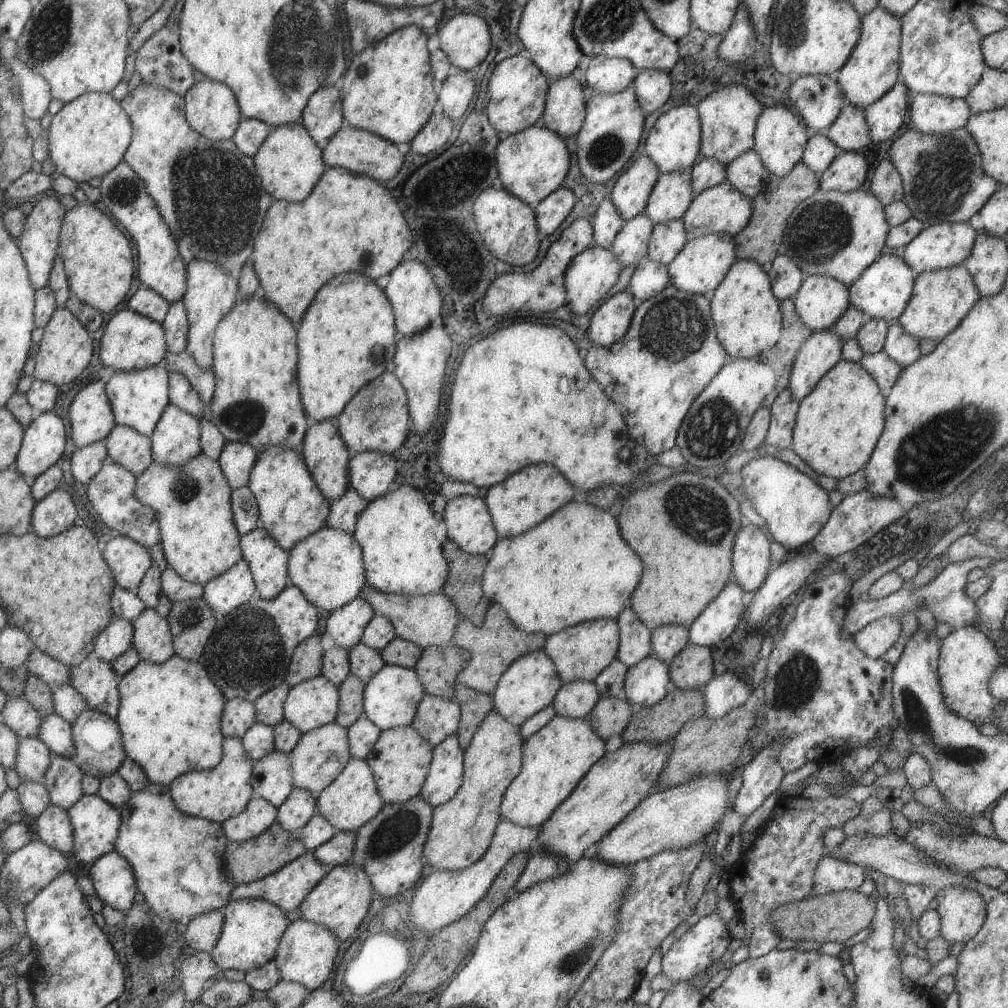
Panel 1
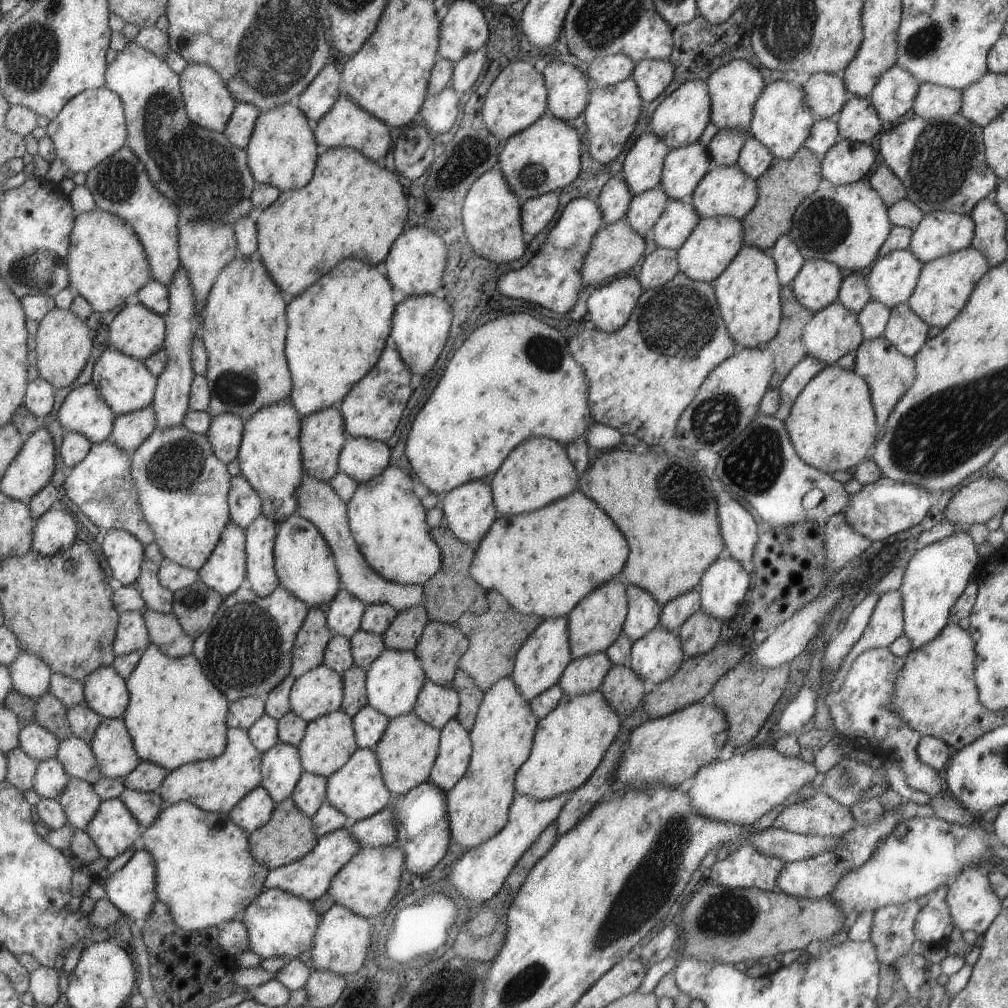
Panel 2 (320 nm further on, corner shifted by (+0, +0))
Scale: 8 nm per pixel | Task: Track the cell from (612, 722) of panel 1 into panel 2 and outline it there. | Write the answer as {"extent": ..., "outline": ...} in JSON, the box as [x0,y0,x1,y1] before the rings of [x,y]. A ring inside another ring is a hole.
{"extent":[599,666,647,716],"outline":[[[611,666],[605,674],[599,692],[617,714],[629,716],[641,702],[647,685],[631,668]]]}

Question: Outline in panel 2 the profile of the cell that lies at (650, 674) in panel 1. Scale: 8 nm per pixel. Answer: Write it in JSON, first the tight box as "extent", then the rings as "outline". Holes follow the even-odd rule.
{"extent":[629,625,684,687],"outline":[[[658,625],[632,642],[629,668],[650,687],[671,678],[684,659],[677,632]]]}

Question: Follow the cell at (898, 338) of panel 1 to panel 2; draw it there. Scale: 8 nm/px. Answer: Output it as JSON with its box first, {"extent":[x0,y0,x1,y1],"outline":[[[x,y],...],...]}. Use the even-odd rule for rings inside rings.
{"extent":[883,303,927,357],"outline":[[[906,303],[890,309],[883,337],[900,353],[913,357],[927,339],[927,324],[924,324],[909,309]]]}

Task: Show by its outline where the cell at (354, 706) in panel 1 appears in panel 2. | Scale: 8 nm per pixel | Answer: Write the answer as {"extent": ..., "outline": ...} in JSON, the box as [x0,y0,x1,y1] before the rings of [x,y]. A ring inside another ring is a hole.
{"extent":[339,665,367,718],"outline":[[[353,665],[340,676],[343,684],[343,697],[339,710],[352,718],[367,705],[365,696],[366,670]]]}

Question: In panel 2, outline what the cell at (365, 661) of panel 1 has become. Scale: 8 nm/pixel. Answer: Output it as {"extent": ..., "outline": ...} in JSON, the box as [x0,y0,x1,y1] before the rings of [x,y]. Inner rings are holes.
{"extent":[349,630,385,670],"outline":[[[359,630],[349,638],[353,665],[367,670],[371,662],[379,657],[385,646],[382,634],[373,634]]]}

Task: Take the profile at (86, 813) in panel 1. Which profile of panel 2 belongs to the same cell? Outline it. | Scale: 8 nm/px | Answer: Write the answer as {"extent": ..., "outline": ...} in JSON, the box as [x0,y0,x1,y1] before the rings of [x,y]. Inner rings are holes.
{"extent":[84,799,139,859],"outline":[[[119,799],[103,800],[84,832],[91,838],[99,856],[112,859],[127,848],[138,848],[139,824]]]}

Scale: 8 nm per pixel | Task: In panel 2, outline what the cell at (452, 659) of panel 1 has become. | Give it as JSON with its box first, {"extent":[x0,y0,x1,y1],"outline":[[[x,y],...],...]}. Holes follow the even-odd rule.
{"extent":[415,621,468,688],"outline":[[[427,621],[415,649],[427,681],[453,688],[459,658],[467,651],[468,640],[457,626]]]}

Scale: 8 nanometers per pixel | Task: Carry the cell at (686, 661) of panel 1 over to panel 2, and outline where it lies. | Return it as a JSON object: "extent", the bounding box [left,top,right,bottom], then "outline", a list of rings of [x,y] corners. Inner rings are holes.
{"extent":[677,610,721,658],"outline":[[[701,610],[690,614],[677,631],[683,656],[695,658],[712,650],[719,640],[721,622],[721,619],[708,616]]]}

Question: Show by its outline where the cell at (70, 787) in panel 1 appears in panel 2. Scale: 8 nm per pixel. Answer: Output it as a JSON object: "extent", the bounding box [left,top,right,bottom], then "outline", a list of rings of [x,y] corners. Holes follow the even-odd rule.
{"extent":[56,777,102,831],"outline":[[[72,777],[56,801],[67,818],[67,824],[81,831],[84,831],[102,802],[94,794],[93,785]]]}

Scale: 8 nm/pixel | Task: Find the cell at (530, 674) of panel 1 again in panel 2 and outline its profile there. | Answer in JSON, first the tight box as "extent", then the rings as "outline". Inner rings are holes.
{"extent":[510,615,571,702],"outline":[[[566,615],[544,619],[517,650],[510,678],[525,702],[557,684],[565,666],[571,662],[567,624]]]}

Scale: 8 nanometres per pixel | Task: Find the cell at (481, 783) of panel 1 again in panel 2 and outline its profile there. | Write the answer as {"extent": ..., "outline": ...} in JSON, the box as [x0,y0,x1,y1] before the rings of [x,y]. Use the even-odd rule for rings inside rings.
{"extent":[445,676,538,850],"outline":[[[510,676],[483,693],[473,727],[468,732],[471,755],[465,774],[445,794],[449,840],[463,850],[483,844],[501,831],[514,798],[514,777],[529,757],[538,719],[521,698]]]}

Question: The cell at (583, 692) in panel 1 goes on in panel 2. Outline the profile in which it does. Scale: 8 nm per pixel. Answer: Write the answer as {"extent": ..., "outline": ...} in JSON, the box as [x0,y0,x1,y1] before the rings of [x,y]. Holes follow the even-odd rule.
{"extent":[557,652,611,696],"outline":[[[604,652],[572,659],[565,666],[557,682],[563,694],[579,696],[600,690],[605,674],[611,669],[611,662]]]}

